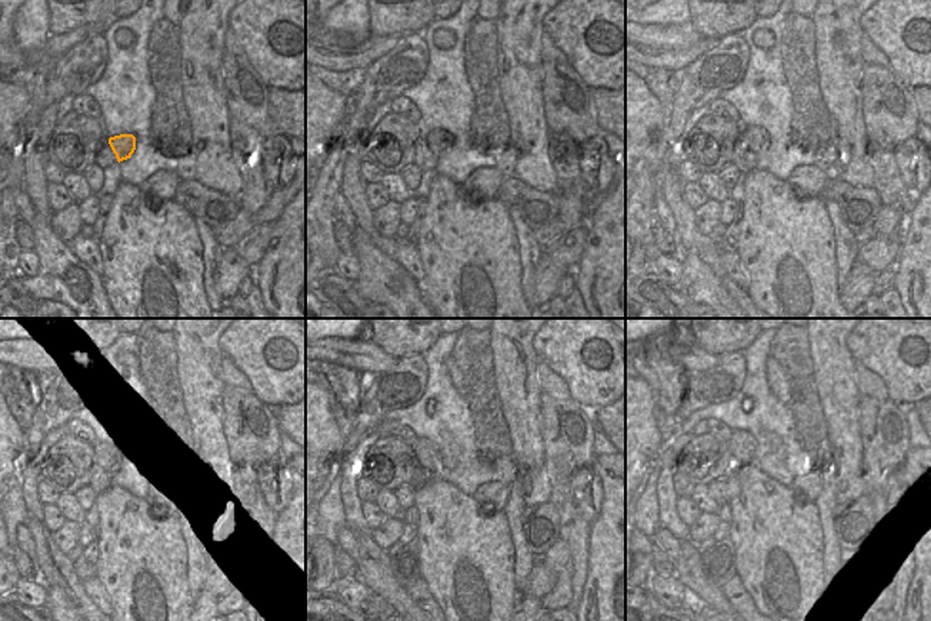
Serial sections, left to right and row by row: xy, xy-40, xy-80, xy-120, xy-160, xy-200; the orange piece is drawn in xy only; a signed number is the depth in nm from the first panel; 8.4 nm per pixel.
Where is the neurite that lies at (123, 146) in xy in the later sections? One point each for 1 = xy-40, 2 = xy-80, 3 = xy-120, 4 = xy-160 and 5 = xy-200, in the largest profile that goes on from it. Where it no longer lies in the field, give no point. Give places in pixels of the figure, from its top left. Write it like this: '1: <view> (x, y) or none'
1: xy-40 (439, 140)
2: xy-80 (757, 137)
3: xy-120 (109, 456)
4: xy-160 (427, 456)
5: xy-200 (743, 444)

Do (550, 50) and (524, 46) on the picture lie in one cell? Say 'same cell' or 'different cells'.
different cells

